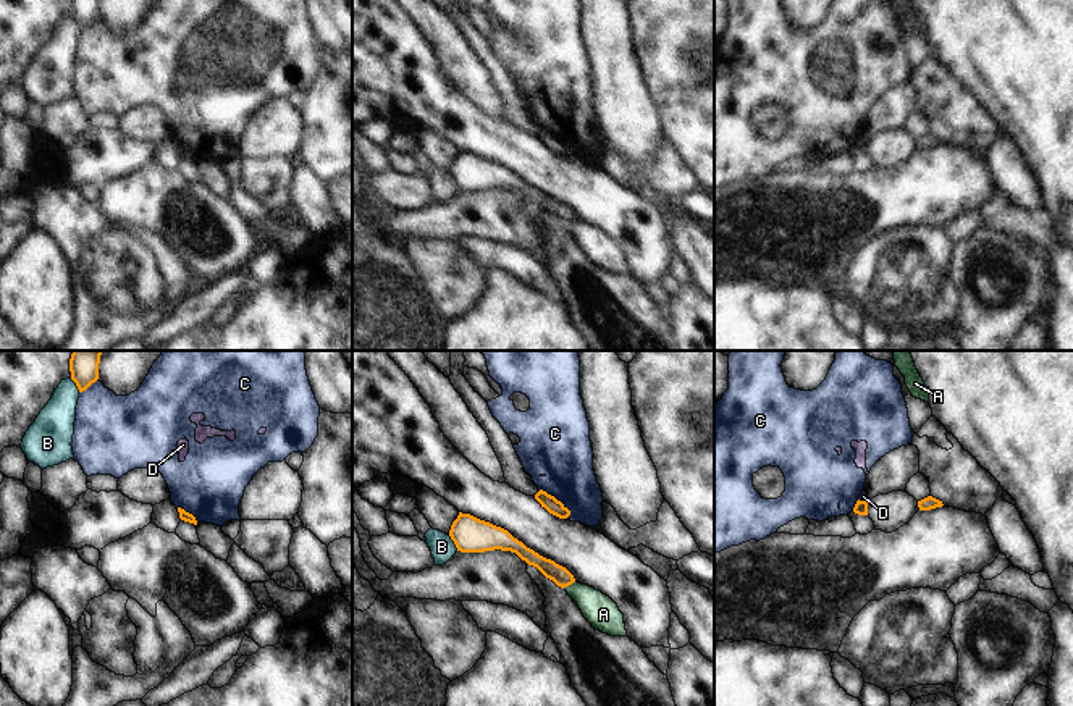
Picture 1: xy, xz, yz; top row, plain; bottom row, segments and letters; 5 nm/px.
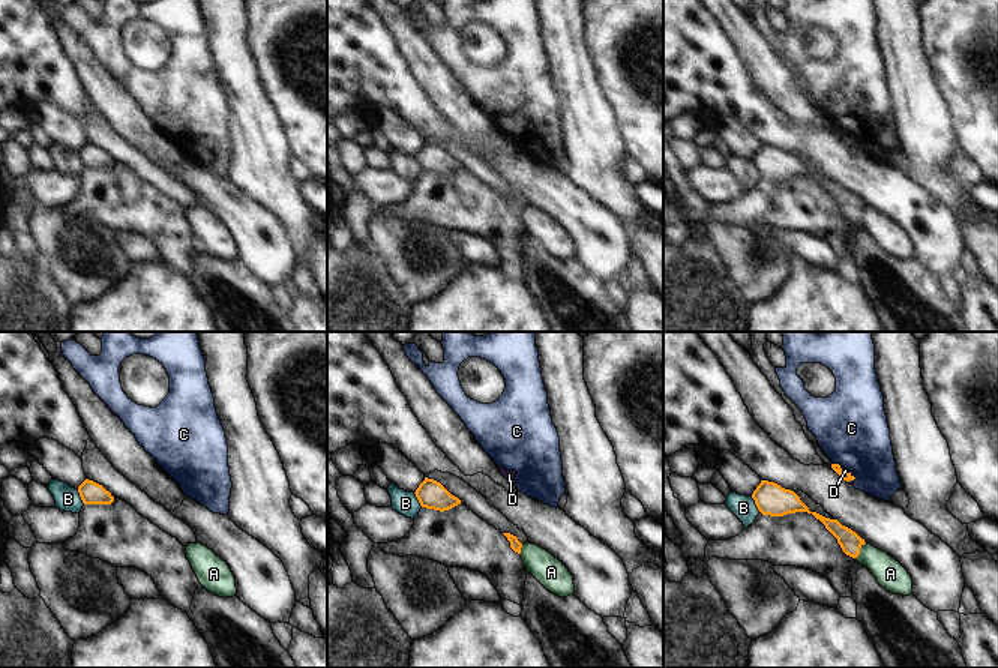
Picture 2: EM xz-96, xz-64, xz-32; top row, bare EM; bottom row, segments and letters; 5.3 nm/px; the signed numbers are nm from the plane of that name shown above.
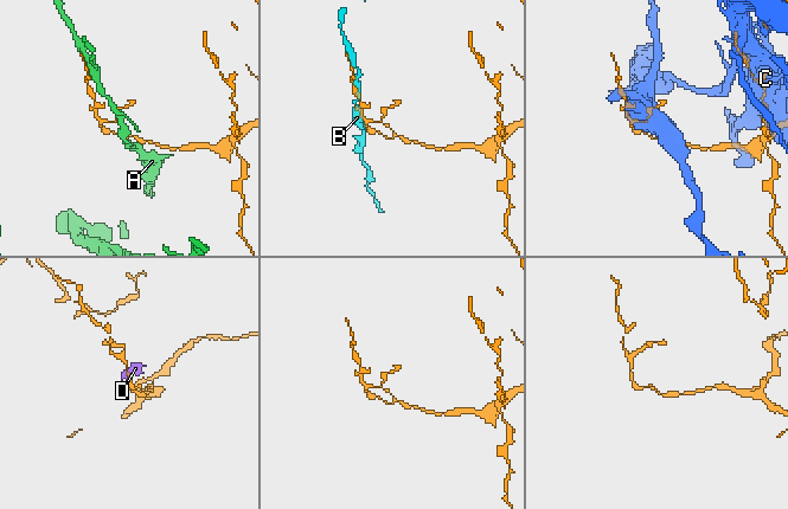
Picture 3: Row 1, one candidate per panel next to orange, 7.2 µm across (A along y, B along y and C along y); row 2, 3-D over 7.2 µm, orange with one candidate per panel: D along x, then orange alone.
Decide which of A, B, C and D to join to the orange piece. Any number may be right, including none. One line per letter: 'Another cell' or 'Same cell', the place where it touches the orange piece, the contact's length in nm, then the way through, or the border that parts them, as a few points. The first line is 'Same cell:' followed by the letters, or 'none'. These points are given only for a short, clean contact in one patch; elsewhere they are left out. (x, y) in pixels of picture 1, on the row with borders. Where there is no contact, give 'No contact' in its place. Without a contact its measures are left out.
Same cell: none
A: Another cell. Touches orange at xz (569, 584). Shared border 70 nm
B: Another cell. Touches orange at xz (454, 543). Shared border 90 nm
C: Another cell. Touches orange at xz (555, 498). Shared border 200 nm
D: Another cell. Touches orange at yz (863, 501). Shared border 50 nm. Boundary: yz (858, 500), (866, 501).

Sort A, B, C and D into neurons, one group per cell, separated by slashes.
A / B / C D

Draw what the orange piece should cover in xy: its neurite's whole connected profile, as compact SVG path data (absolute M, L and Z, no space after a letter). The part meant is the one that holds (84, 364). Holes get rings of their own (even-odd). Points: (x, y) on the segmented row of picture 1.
M73 351L69 359L71 380L79 393L99 380L99 364L103 351Z

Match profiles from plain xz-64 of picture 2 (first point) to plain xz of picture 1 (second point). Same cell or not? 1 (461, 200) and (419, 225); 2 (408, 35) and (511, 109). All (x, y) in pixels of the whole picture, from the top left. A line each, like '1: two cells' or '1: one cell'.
1: one cell
2: two cells

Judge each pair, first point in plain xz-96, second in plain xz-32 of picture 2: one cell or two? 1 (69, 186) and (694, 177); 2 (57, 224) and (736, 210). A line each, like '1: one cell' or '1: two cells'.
1: one cell
2: two cells

